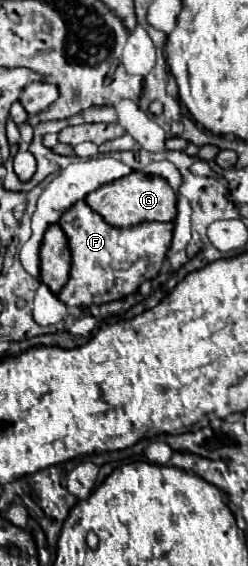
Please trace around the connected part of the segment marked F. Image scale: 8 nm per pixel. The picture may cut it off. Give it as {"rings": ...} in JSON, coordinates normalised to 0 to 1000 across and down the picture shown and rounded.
{"rings":[[[310,355],[278,373],[262,373],[246,380],[238,398],[262,408],[262,415],[278,422],[278,436],[286,436],[286,489],[278,489],[270,504],[246,511],[246,518],[238,518],[246,532],[270,542],[407,539],[407,535],[440,535],[440,532],[464,532],[464,528],[496,528],[496,525],[528,521],[536,514],[552,514],[577,496],[601,496],[641,482],[649,465],[657,465],[657,458],[673,451],[673,440],[690,433],[698,401],[706,401],[690,390],[681,394],[577,390],[560,398],[480,405],[480,401],[440,398],[343,355]]]}

